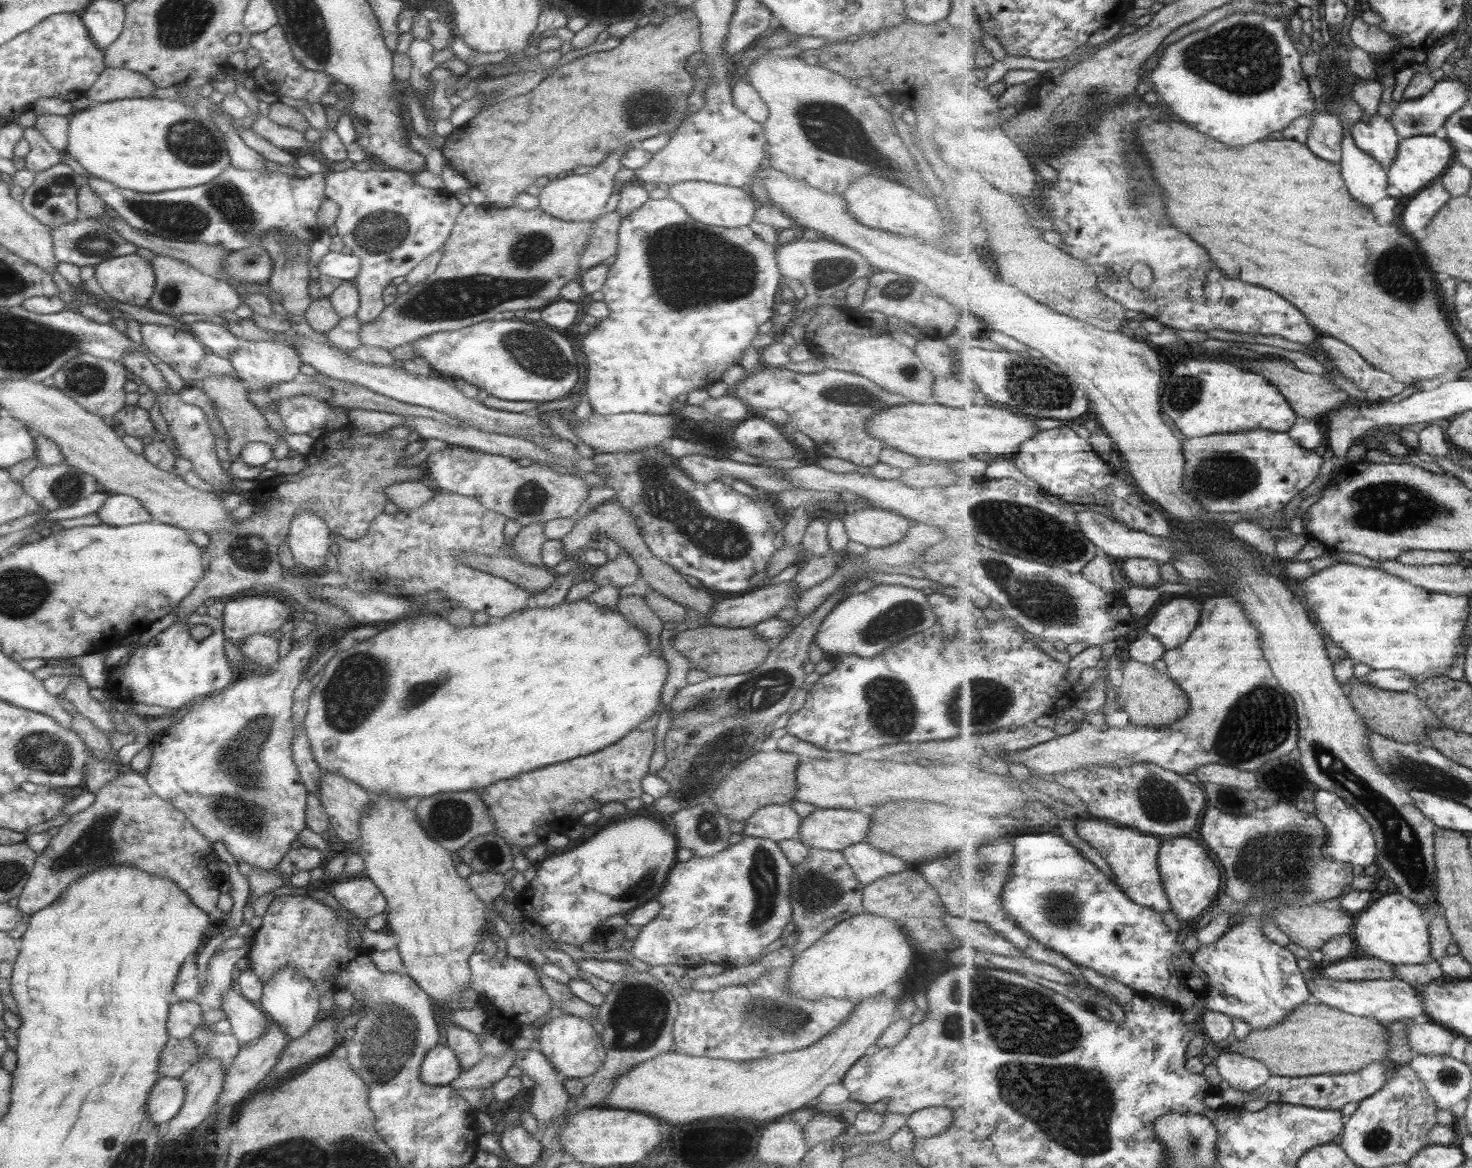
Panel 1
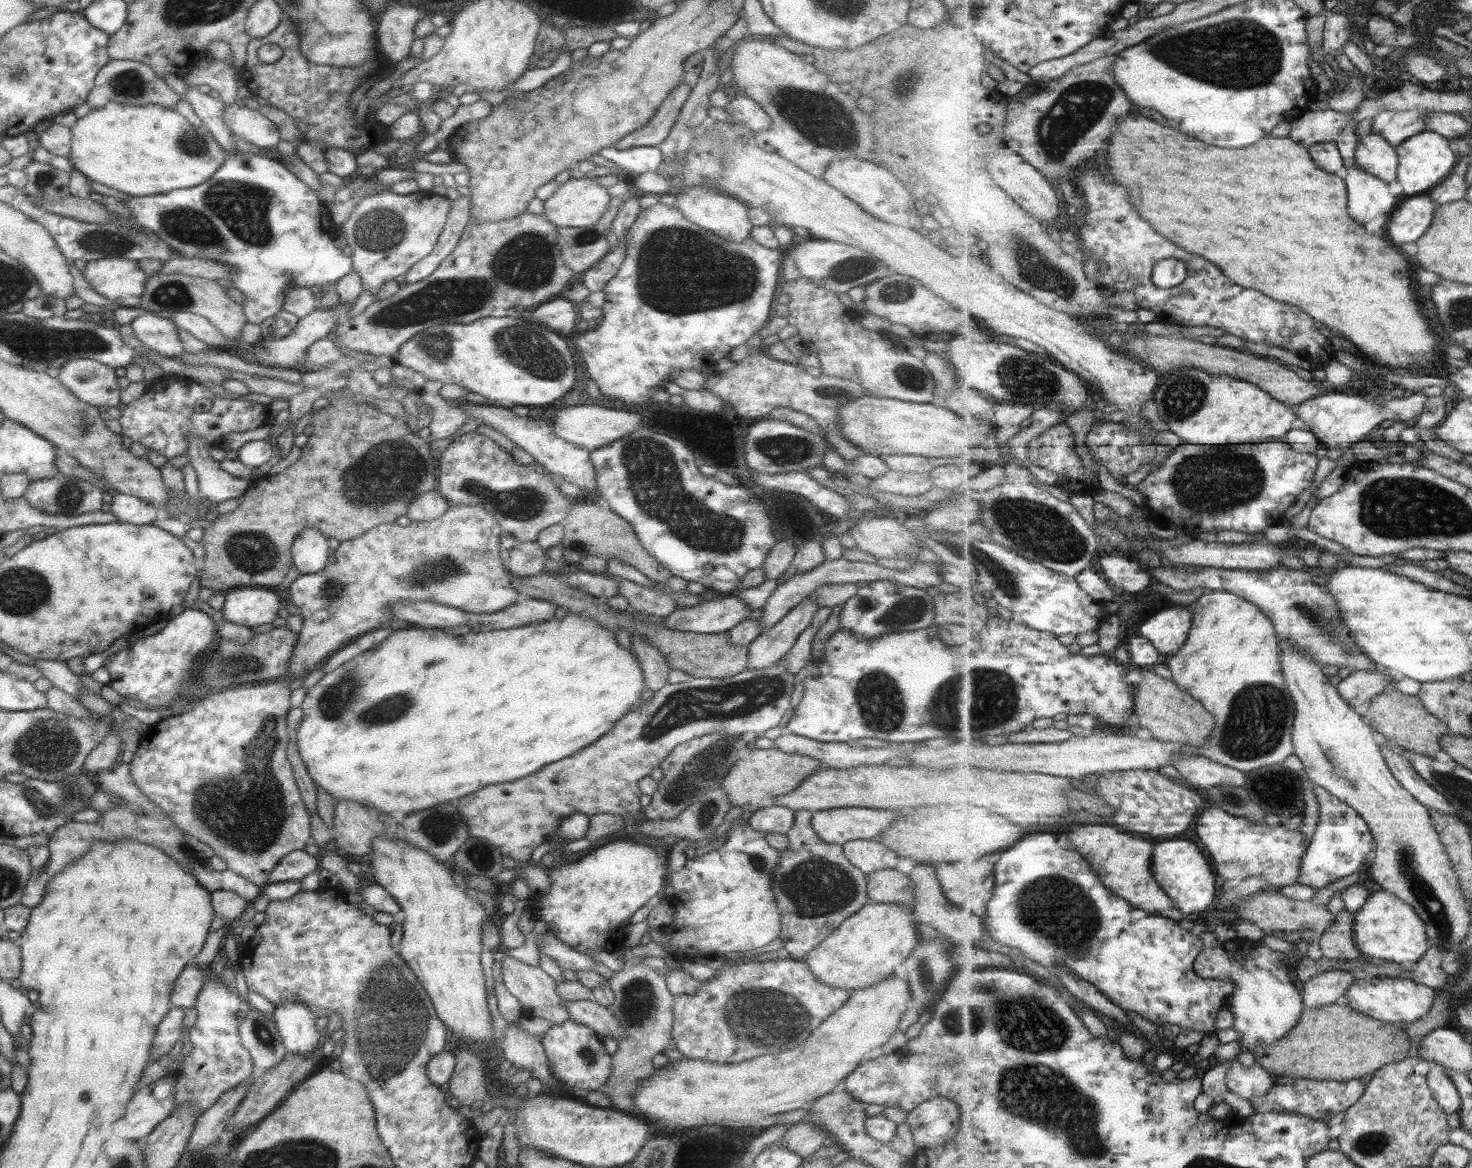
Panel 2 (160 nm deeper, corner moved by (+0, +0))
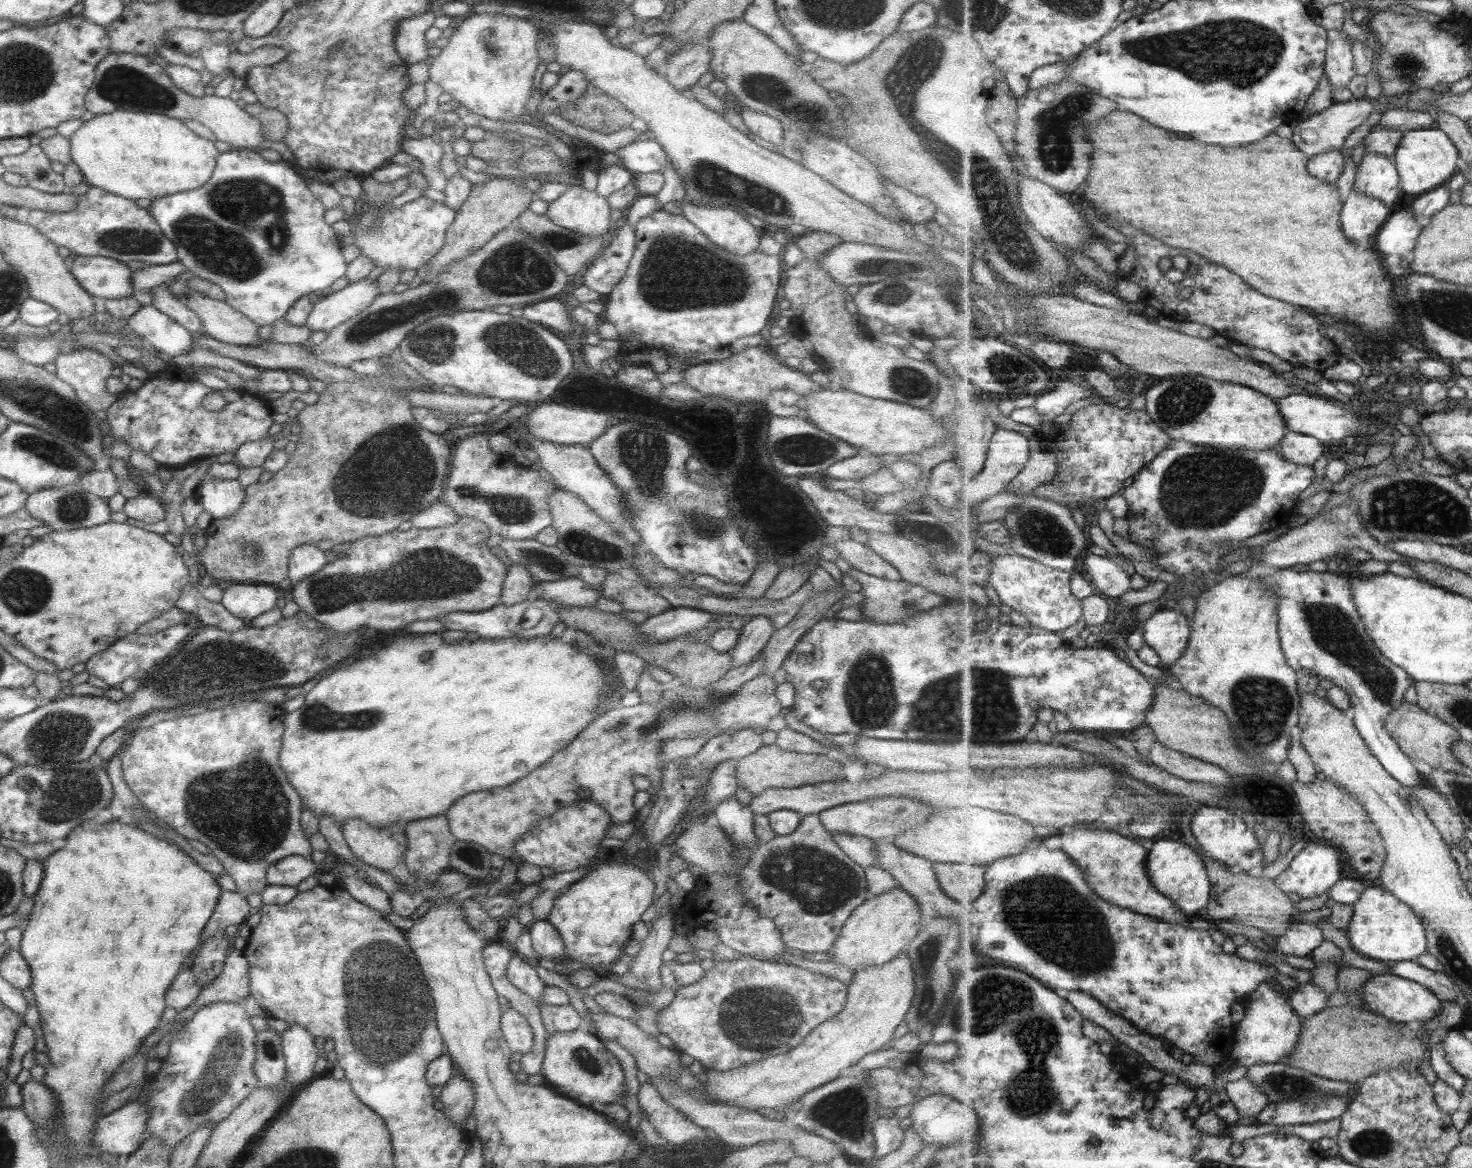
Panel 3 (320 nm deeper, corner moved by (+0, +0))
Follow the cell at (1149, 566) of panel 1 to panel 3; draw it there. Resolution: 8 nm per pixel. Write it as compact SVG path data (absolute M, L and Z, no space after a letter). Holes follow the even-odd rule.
M1090 553L1084 559L1085 576L1097 588L1099 594L1118 598L1125 592L1131 592L1131 575L1125 573L1107 557Z

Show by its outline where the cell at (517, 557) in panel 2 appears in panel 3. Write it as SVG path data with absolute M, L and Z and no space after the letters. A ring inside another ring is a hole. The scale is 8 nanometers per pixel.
M509 565L502 580L499 605L511 606L531 599L534 585L534 580L525 568Z

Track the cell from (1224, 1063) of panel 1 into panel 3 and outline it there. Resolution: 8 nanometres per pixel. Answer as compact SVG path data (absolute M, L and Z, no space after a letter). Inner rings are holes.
M1247 1076L1227 1083L1225 1089L1241 1117L1256 1118L1264 1108L1272 1103L1256 1084L1247 1079Z

